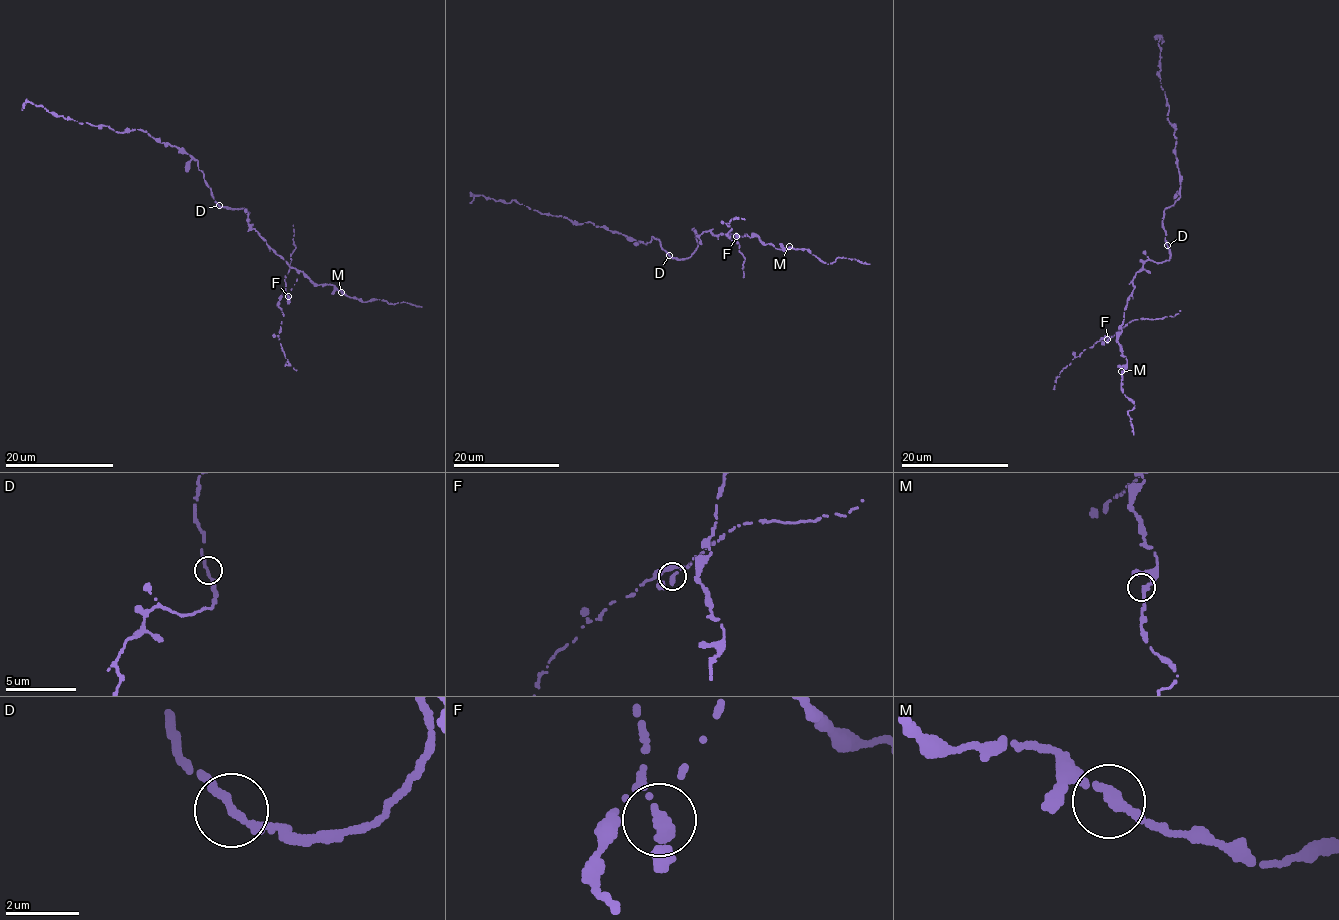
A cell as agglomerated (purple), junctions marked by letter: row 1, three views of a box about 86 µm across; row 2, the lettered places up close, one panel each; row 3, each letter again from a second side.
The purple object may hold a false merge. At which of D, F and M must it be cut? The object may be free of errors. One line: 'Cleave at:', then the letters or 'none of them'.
Cleave at: F

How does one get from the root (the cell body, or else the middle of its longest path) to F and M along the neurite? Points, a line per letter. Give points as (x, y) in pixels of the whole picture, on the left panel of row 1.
F: (219, 205), (250, 212), (248, 223), (289, 266), (284, 279), (287, 296)
M: (219, 205), (250, 212), (248, 223), (291, 267), (303, 271), (314, 284), (333, 284), (341, 292)

